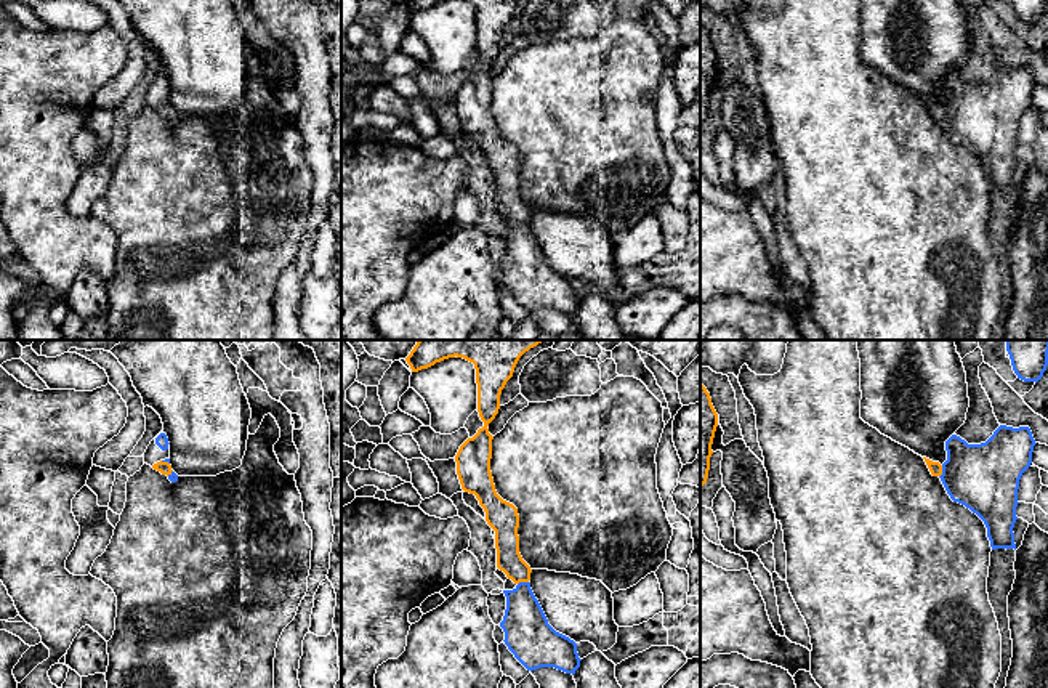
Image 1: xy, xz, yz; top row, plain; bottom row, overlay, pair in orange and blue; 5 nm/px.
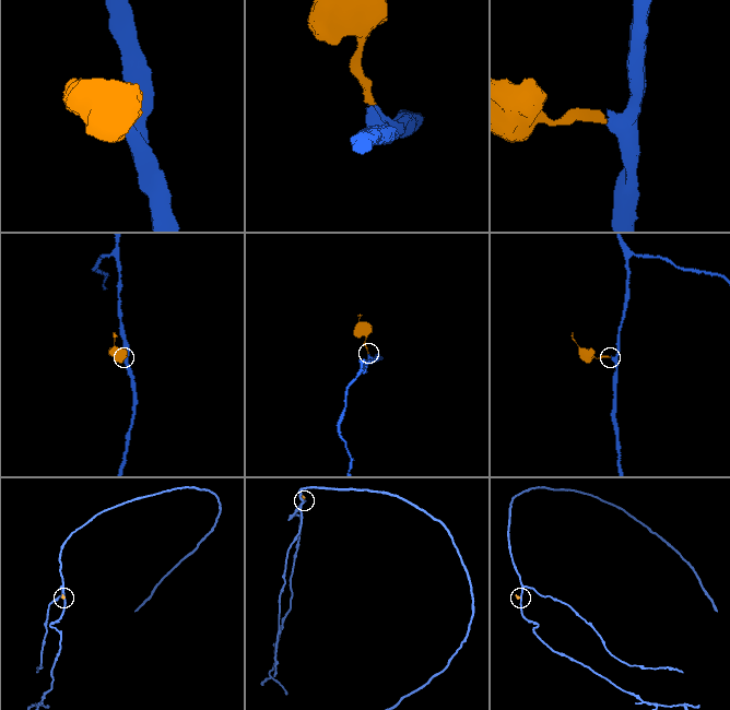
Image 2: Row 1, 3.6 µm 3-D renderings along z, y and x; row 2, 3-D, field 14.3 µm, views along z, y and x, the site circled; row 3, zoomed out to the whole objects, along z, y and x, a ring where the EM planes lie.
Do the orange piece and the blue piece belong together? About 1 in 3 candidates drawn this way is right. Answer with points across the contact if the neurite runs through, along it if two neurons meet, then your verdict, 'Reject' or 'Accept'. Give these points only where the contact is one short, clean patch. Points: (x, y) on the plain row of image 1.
Path across: yz (935, 108), (941, 113), (984, 119). Accept

